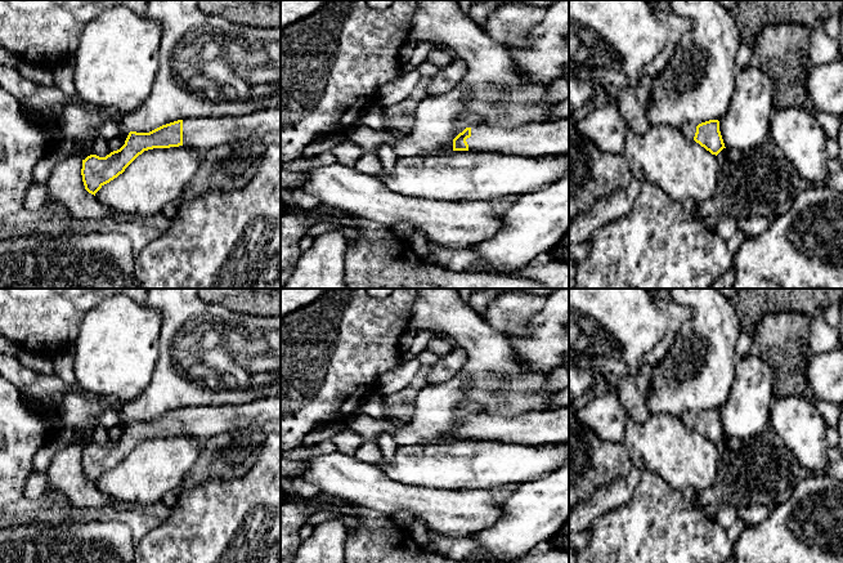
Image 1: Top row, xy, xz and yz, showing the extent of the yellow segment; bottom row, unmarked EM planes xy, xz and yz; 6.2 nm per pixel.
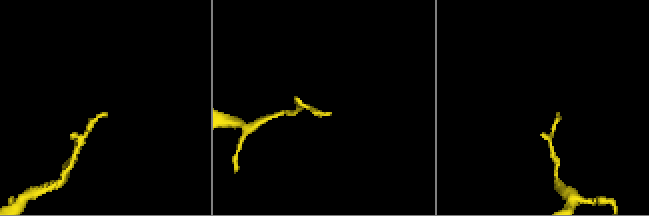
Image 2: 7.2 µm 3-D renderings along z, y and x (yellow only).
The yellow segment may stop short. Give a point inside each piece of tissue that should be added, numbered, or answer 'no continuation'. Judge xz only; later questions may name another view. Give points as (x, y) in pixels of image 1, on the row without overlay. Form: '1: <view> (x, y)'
1: xz (537, 428)

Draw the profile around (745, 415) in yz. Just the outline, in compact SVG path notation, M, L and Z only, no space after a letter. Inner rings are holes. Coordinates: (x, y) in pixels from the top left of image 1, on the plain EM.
M752 354L737 361L730 396L719 408L725 435L743 441L761 435L770 425L774 399L770 363Z

